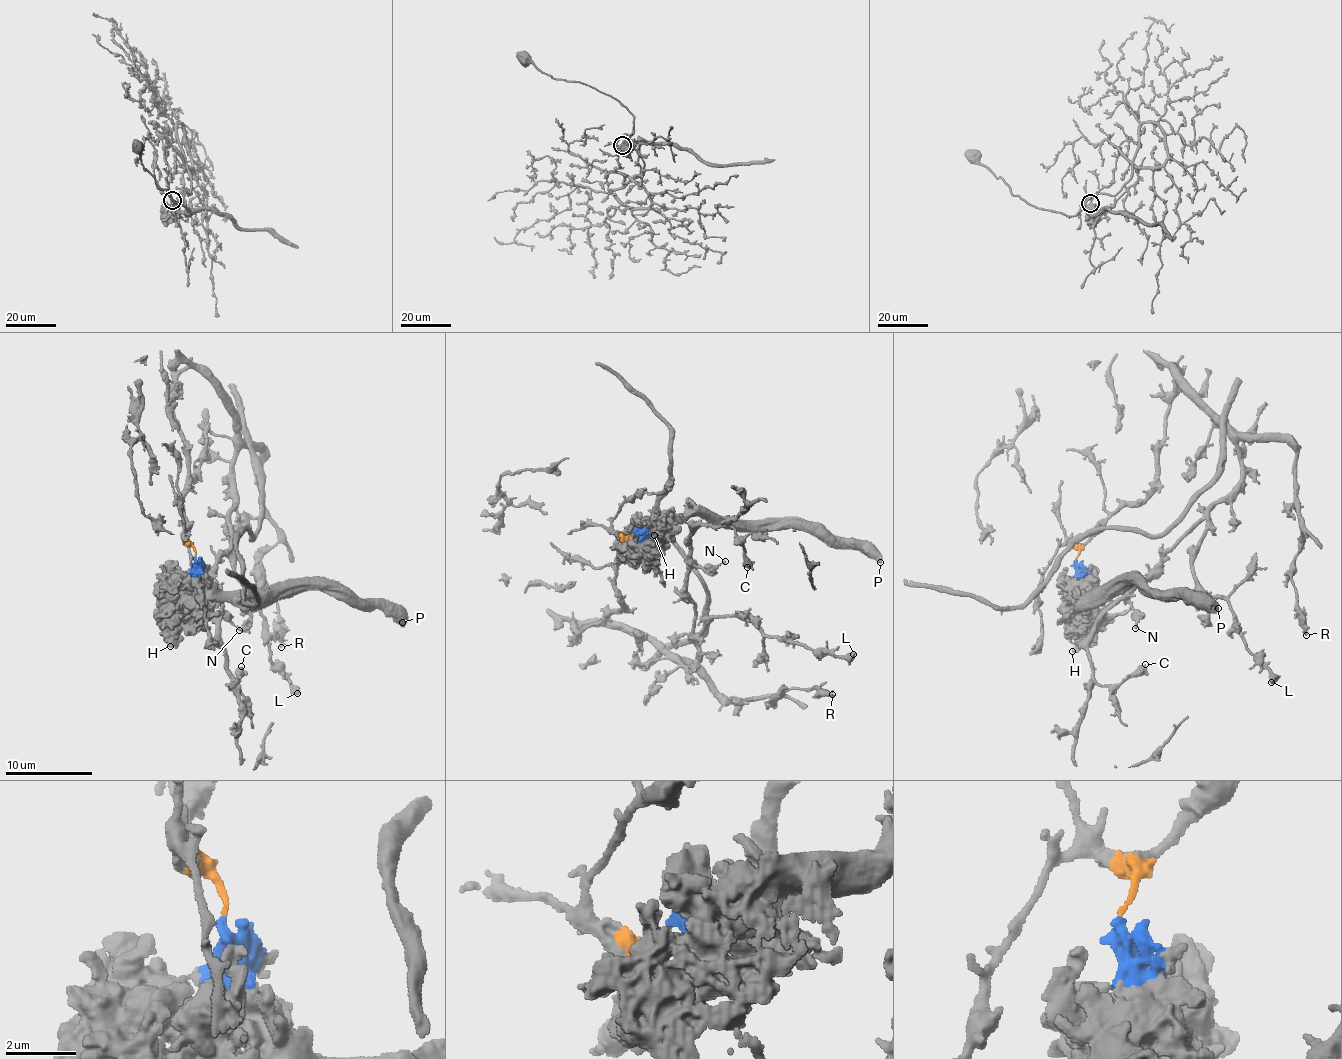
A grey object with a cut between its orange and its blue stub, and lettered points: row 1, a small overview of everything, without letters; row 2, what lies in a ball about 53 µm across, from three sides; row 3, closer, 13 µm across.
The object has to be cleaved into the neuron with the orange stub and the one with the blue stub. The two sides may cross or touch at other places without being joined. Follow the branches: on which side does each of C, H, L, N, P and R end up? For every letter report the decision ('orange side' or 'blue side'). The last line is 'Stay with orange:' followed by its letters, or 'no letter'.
C: orange side
H: blue side
L: orange side
N: orange side
P: blue side
R: orange side
Stay with orange: C, L, N, R

